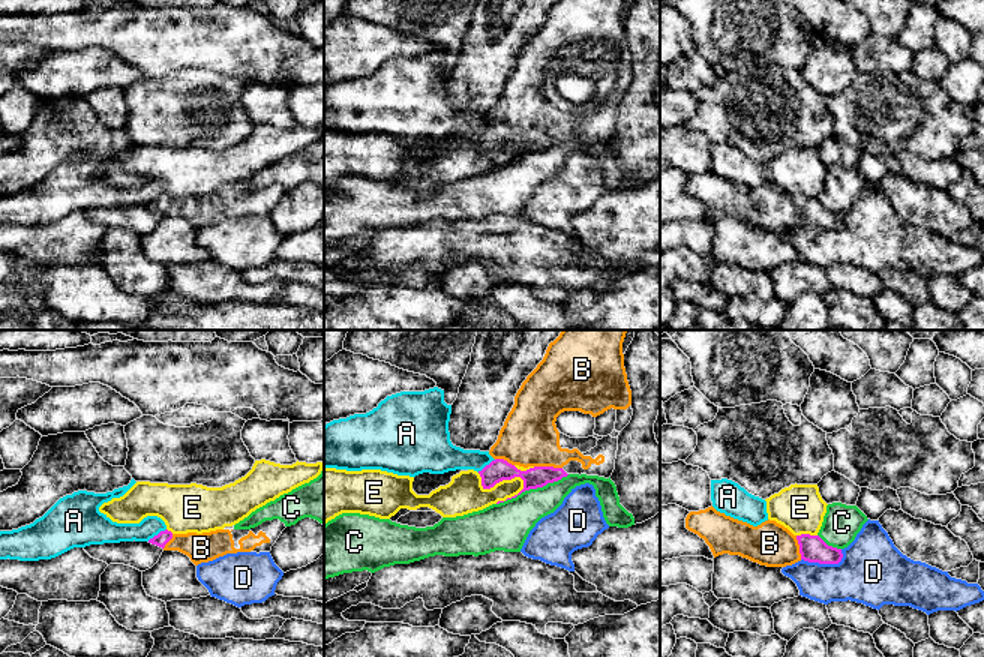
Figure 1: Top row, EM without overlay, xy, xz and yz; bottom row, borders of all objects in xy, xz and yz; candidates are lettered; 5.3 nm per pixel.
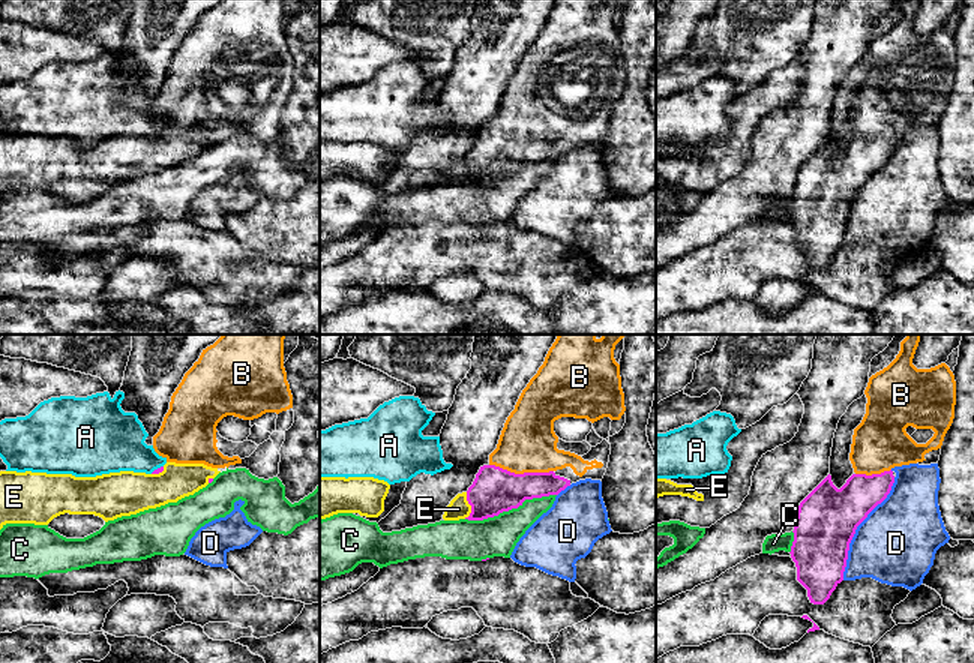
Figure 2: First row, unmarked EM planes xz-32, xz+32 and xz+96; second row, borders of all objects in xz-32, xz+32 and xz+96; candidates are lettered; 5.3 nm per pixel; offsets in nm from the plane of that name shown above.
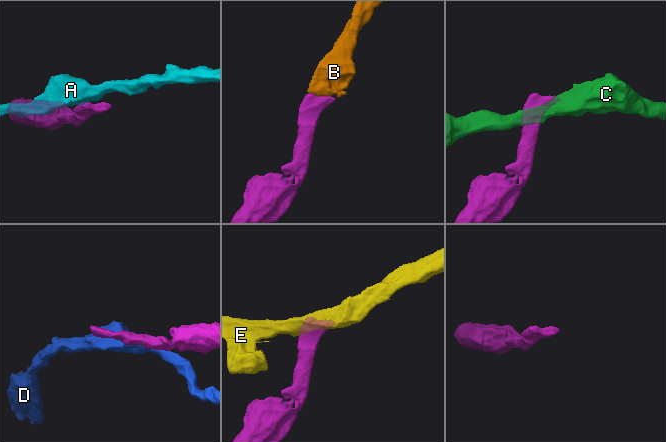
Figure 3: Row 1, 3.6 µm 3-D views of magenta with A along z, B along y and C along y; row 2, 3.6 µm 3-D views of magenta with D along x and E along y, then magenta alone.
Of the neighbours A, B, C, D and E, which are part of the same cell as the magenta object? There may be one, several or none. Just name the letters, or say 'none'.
B

